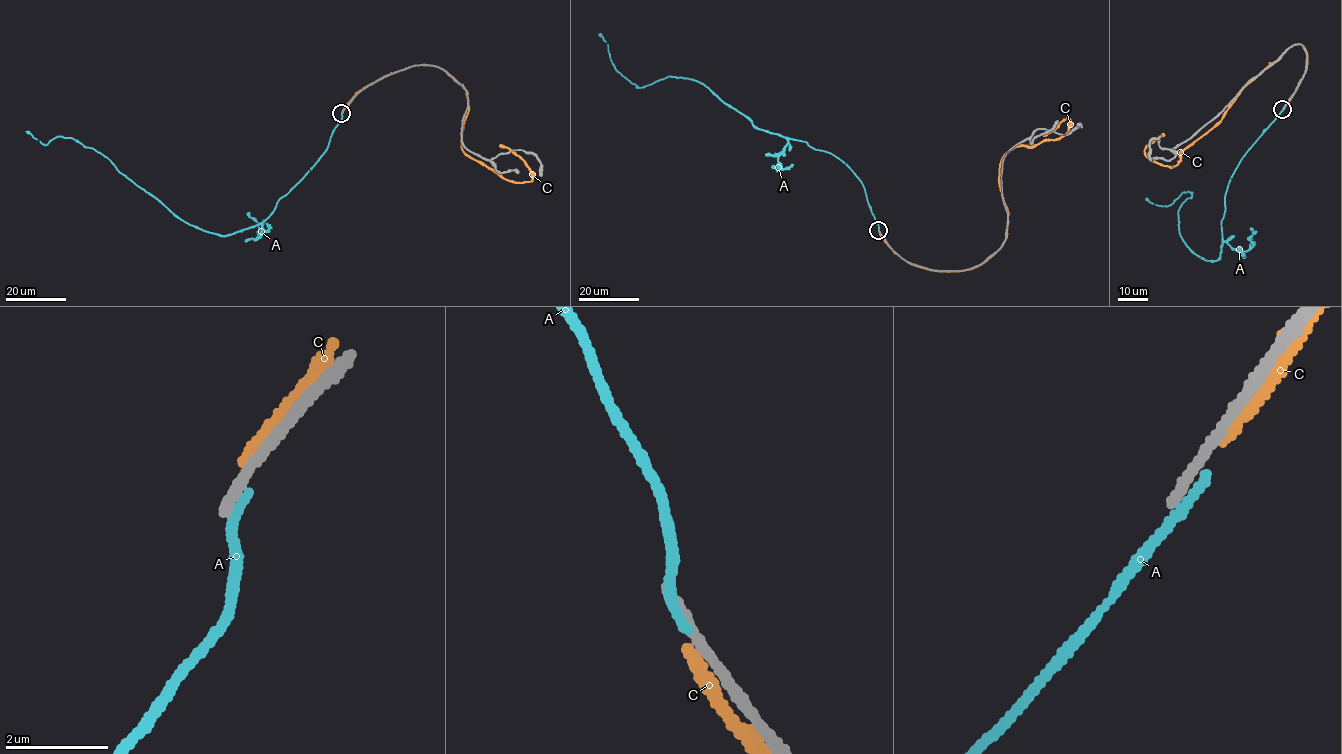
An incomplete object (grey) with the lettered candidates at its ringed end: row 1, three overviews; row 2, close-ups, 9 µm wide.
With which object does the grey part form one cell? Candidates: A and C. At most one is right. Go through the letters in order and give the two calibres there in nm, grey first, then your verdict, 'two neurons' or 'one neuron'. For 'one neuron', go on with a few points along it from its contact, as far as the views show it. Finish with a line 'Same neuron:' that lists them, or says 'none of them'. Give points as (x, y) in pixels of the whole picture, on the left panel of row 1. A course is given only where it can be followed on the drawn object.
A: 240/200 nm | two neurons
C: 200/220 nm | two neurons
Same neuron: none of them

